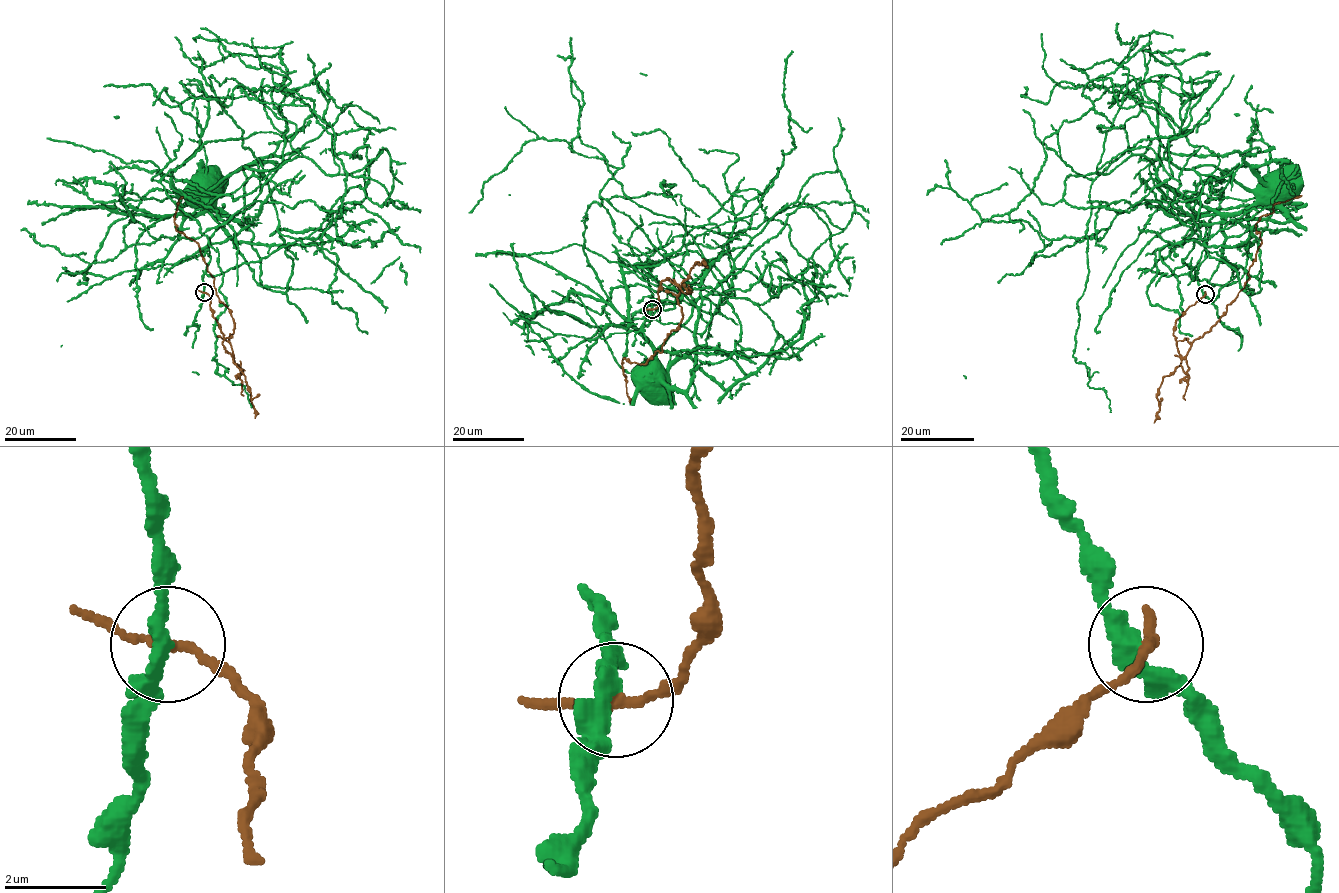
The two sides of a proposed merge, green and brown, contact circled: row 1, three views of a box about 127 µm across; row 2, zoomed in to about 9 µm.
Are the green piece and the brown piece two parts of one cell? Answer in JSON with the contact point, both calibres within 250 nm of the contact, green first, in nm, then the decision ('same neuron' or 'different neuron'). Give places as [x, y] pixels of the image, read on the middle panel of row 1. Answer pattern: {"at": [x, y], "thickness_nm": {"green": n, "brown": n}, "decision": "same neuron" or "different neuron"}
{"at": [652, 309], "thickness_nm": {"green": 320, "brown": 170}, "decision": "different neuron"}

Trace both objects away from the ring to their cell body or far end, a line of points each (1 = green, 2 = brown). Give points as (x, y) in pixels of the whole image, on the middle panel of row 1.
1: (652, 308), (652, 300), (658, 308), (672, 309), (679, 295), (625, 272), (628, 319), (648, 343), (654, 360)
2: (652, 309), (669, 277), (679, 288), (682, 320), (644, 365), (622, 360), (630, 403)

